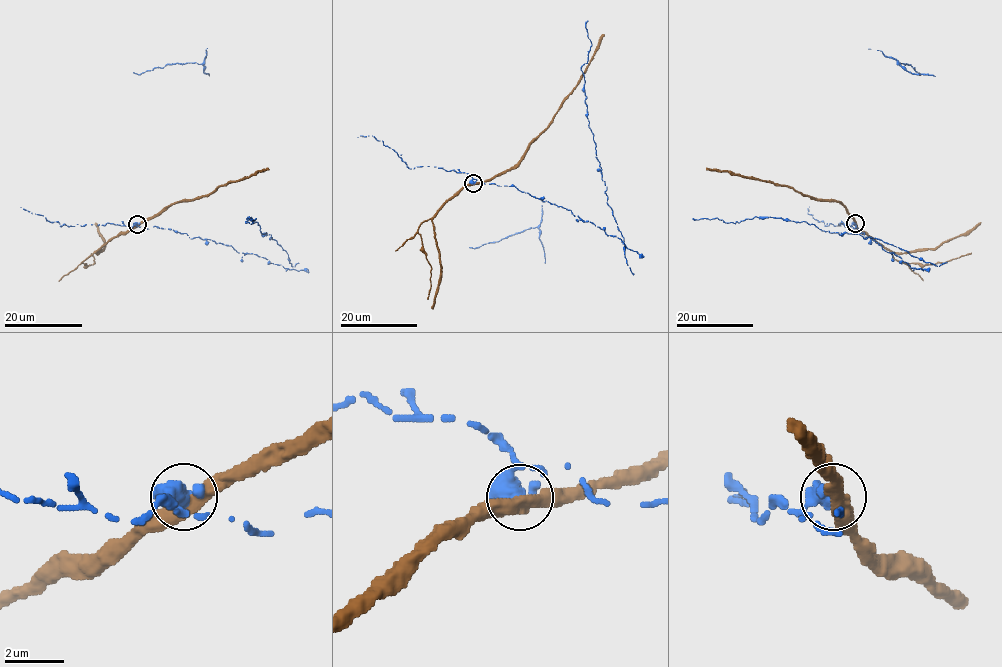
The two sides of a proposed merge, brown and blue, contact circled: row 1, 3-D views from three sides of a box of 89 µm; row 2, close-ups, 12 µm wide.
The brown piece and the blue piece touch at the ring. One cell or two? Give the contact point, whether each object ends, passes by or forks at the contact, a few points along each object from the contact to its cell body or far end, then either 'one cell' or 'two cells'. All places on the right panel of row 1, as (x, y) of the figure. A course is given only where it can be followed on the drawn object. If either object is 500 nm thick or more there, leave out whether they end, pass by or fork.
at (855, 223); brown runs (856, 224), (846, 208), (835, 200), (803, 196), (788, 186), (706, 169); blue runs (855, 224), (864, 238), (920, 268), (922, 259), (881, 239), (803, 221), (693, 218); two cells

